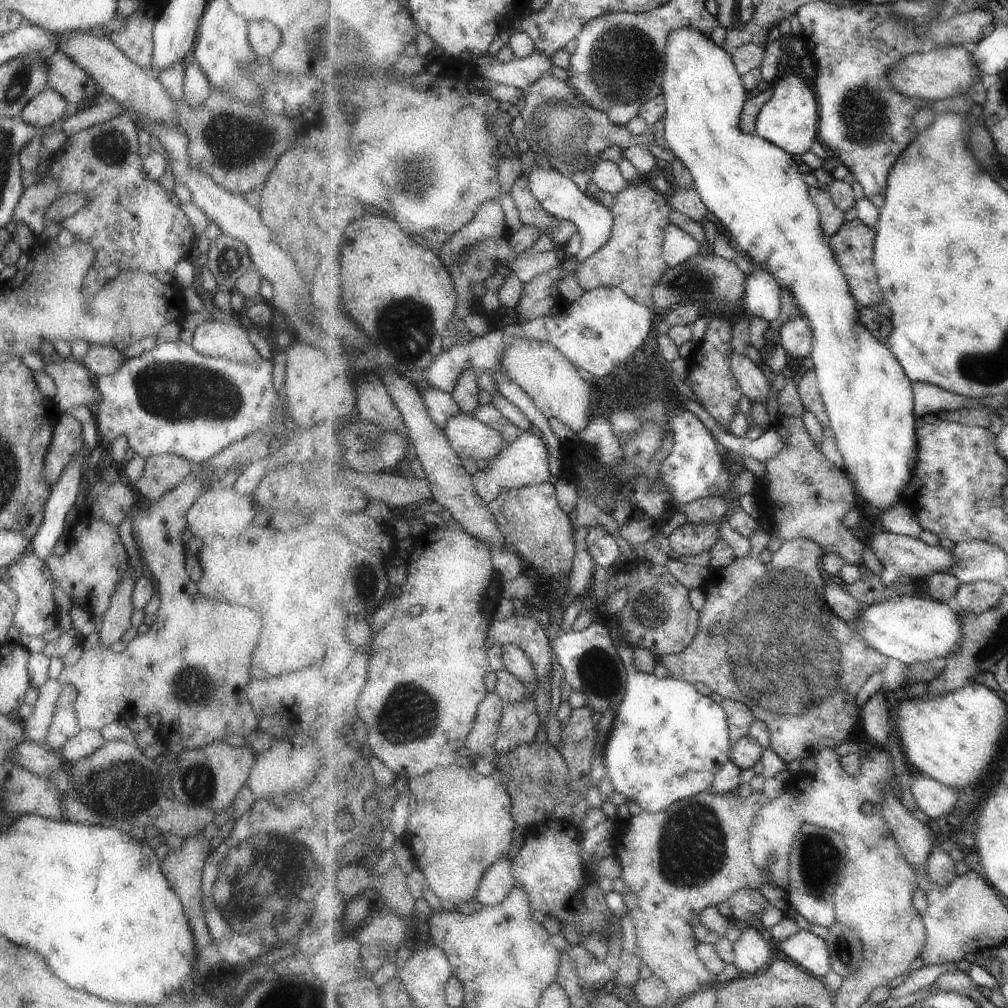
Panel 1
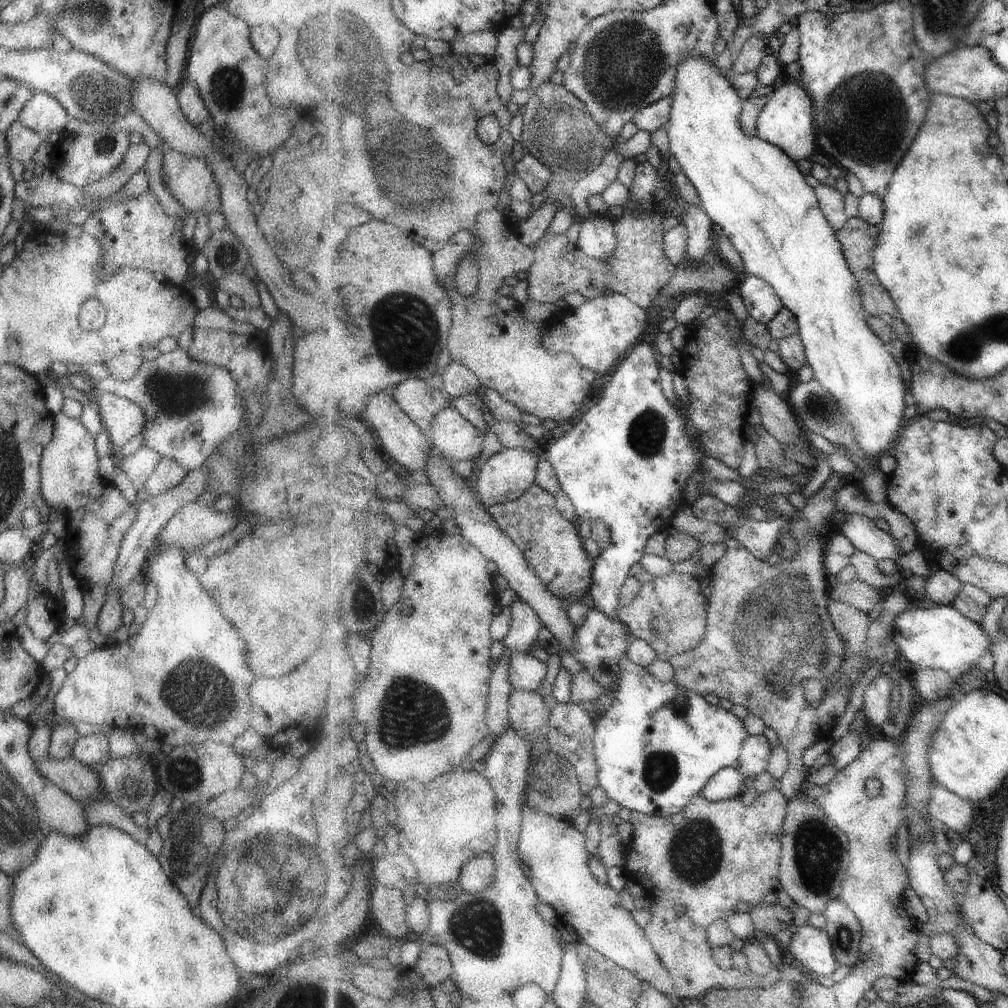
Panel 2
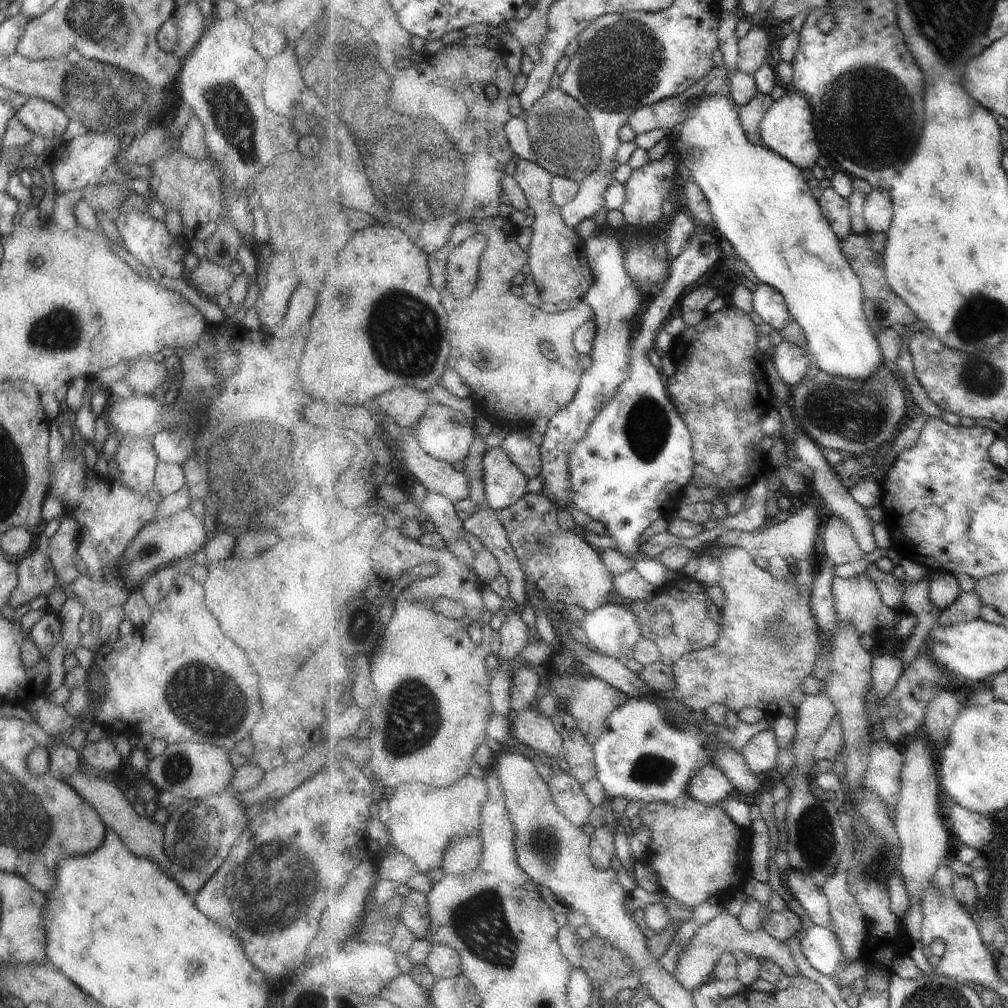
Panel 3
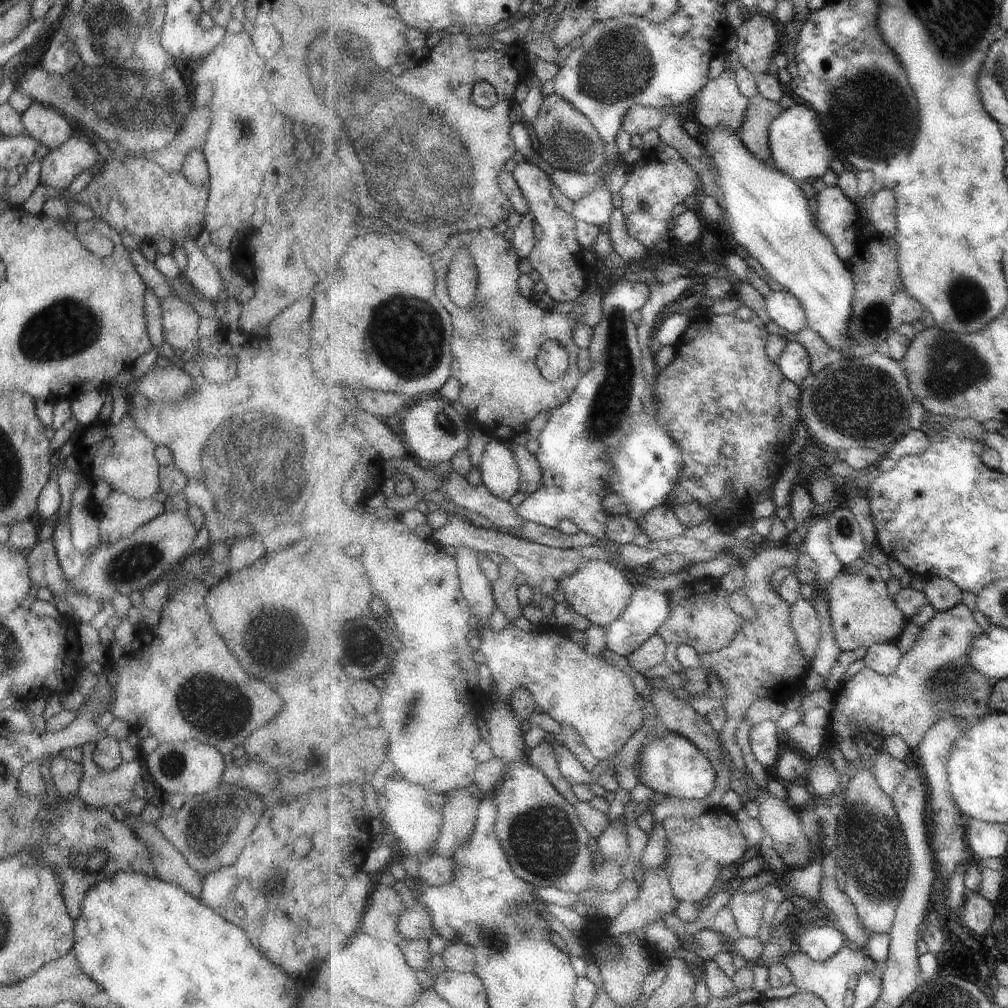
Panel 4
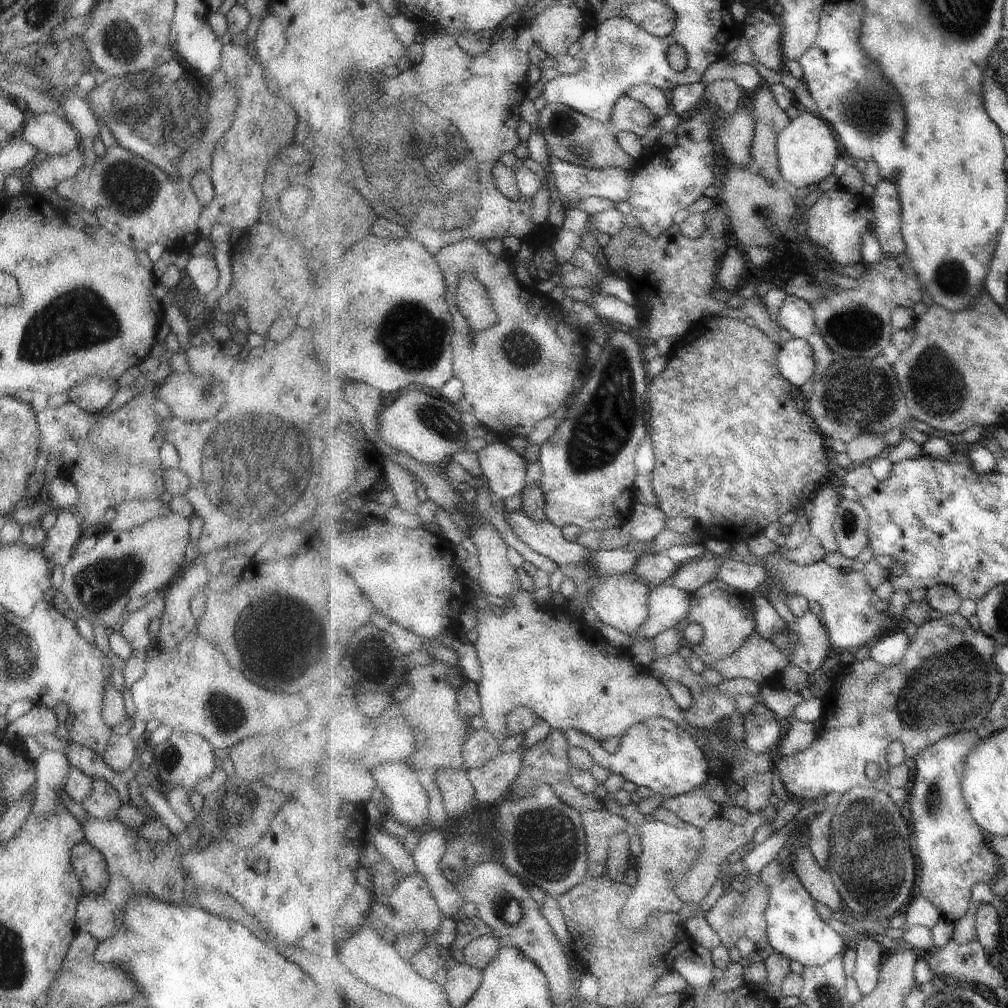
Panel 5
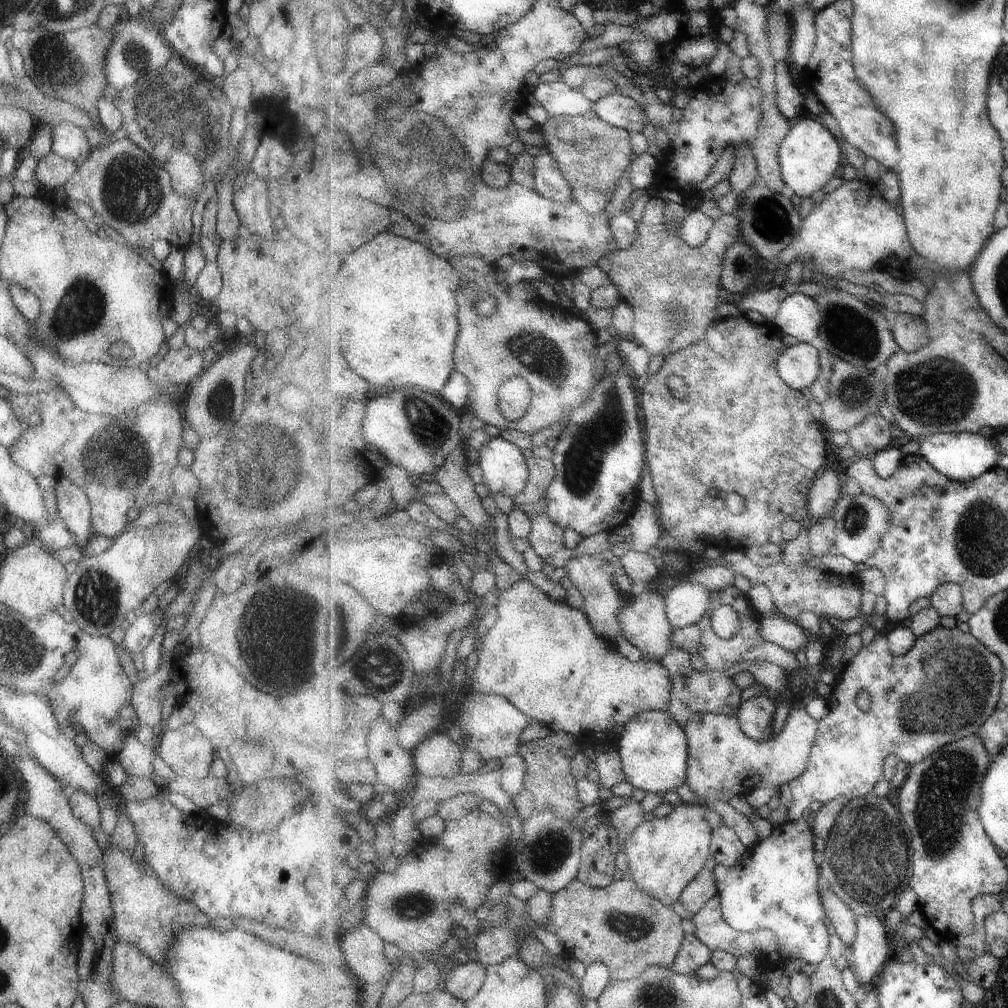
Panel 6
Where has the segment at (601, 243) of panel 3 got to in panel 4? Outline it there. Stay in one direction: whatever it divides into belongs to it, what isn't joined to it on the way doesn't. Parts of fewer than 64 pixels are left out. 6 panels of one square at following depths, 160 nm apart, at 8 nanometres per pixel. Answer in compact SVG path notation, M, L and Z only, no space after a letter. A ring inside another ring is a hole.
M619 280L603 296L603 318L594 326L594 337L589 346L591 368L581 376L577 388L569 400L553 410L544 429L538 436L537 460L542 468L541 488L530 494L518 506L517 512L526 520L553 529L559 527L563 519L572 520L581 530L606 543L607 510L603 506L605 496L609 494L608 473L610 459L618 452L618 447L644 413L643 394L647 390L645 368L643 368L643 350L637 336L637 325L631 322L631 314L643 308L649 302L651 294L647 283Z

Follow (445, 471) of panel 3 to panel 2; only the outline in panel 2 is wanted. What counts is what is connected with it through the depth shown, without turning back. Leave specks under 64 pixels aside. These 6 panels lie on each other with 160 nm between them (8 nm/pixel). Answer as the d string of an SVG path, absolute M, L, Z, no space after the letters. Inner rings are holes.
M389 390L370 396L368 407L357 419L363 420L373 435L381 440L381 446L389 457L410 472L415 470L427 472L434 452L428 432L424 432L417 422L399 407L399 403L389 394Z

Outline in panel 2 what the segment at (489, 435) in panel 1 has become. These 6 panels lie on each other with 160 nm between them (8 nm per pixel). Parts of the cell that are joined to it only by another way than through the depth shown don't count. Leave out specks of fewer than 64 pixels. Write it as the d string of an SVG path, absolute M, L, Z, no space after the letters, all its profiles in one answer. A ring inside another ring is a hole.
M453 406L435 415L428 436L433 448L451 462L477 460L485 446L484 434Z

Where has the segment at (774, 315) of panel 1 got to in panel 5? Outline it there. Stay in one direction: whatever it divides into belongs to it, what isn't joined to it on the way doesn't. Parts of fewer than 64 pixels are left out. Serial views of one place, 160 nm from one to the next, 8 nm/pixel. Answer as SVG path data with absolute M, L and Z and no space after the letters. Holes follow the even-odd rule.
M789 295L781 308L781 314L779 314L777 325L780 328L785 328L794 338L807 339L811 334L817 331L815 310L807 300Z

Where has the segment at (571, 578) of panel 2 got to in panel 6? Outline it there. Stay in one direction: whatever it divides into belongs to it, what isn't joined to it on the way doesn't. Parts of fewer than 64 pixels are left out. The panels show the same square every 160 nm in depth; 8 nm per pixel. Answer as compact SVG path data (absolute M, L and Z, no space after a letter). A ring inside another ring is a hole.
M645 590L638 596L633 595L632 601L620 610L619 620L623 629L622 634L631 644L641 649L643 656L661 662L662 658L675 648L673 638L676 628L667 616L663 594Z

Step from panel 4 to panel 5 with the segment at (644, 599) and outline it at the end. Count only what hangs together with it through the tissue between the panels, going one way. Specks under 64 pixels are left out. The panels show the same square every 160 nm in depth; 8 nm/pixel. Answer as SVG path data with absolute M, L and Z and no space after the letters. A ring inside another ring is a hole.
M671 583L651 588L647 622L639 628L639 632L628 636L634 643L642 639L653 640L667 630L676 629L677 624L686 620L691 613L691 604L693 595Z

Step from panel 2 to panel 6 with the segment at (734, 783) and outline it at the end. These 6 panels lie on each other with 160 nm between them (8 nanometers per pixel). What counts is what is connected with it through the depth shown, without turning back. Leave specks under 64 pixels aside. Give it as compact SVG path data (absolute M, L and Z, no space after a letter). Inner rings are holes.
M653 709L635 716L626 724L617 747L627 781L634 788L662 795L686 782L690 755L687 733L669 711Z

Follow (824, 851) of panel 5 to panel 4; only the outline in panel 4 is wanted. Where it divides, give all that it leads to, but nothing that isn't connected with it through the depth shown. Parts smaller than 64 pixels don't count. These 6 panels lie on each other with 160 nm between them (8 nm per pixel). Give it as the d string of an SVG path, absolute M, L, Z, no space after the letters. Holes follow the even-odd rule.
M823 855L820 858L819 863L823 870L820 898L826 908L835 915L839 925L835 928L841 930L848 944L856 948L865 948L865 944L869 942L869 932L863 928L863 922L861 922L857 907L853 904L851 897L837 886L831 862L834 858L829 855Z

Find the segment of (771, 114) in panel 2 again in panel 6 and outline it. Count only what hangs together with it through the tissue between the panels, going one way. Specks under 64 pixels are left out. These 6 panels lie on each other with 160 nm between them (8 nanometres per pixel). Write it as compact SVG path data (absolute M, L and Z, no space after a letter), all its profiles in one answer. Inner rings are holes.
M803 114L780 145L780 167L784 181L788 184L793 196L809 199L811 194L825 188L825 184L835 176L841 166L840 142L823 126L817 117Z

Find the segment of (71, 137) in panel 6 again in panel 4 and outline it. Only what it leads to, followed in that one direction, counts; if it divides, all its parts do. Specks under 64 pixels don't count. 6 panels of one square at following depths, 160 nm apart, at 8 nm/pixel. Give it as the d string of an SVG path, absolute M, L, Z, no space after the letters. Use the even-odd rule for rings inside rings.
M31 101L29 107L20 114L25 134L38 140L49 150L61 146L71 135L71 126L49 105Z

